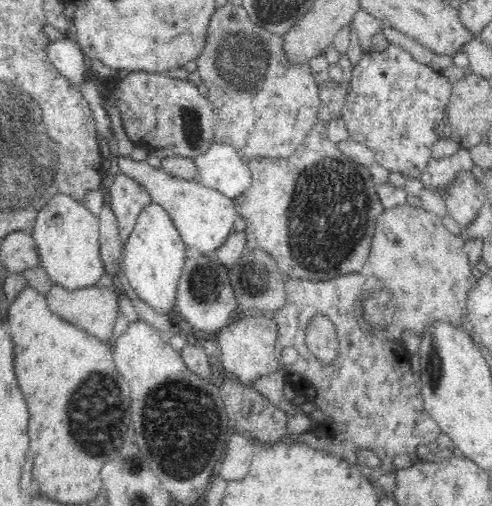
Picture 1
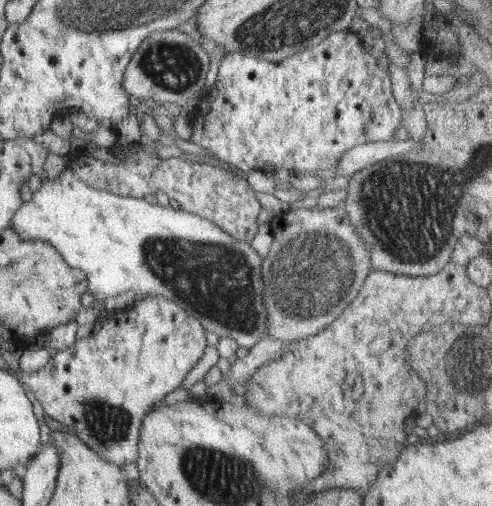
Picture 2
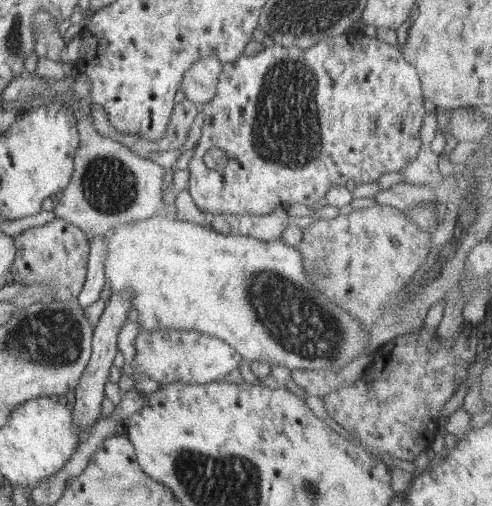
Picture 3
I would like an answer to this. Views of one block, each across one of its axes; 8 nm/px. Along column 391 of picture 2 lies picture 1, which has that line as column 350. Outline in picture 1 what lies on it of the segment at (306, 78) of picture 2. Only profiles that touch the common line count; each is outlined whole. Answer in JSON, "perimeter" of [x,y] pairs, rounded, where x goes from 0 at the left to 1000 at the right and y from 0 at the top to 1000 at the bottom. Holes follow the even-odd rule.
{"perimeter":[[[791,85],[780,101],[754,97],[717,132],[707,162],[705,196],[693,217],[693,233],[711,275],[728,279],[760,300],[762,318],[776,332],[813,340],[823,352],[852,352],[878,314],[878,289],[900,271],[907,208],[919,200],[917,166],[898,142],[841,117],[833,105]]]}

